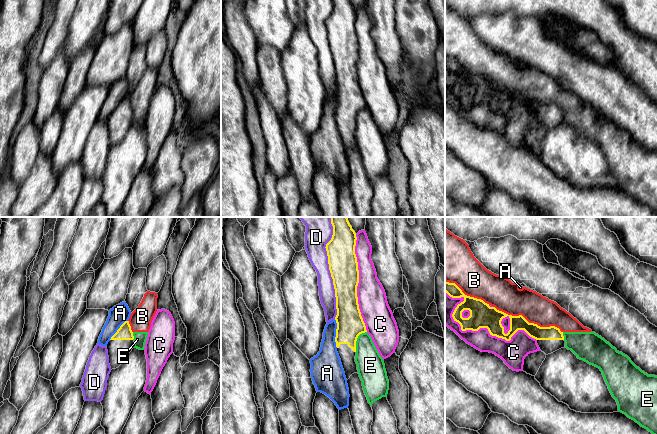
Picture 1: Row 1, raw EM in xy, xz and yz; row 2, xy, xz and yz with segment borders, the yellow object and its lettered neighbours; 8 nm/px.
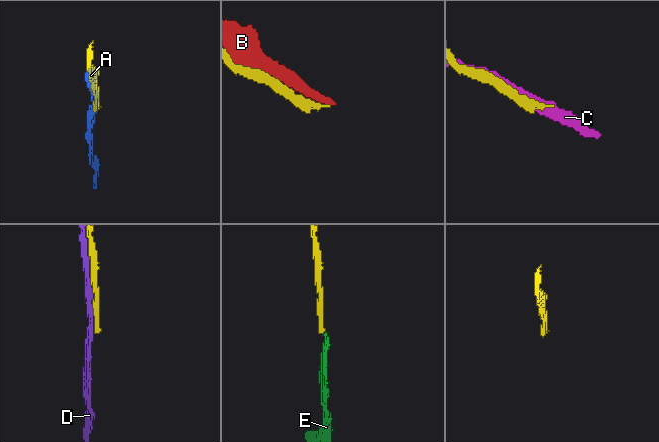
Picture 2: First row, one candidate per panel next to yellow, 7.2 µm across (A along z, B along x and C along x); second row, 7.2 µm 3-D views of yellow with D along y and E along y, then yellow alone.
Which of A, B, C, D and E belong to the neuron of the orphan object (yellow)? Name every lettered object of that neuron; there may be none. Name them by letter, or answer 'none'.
none

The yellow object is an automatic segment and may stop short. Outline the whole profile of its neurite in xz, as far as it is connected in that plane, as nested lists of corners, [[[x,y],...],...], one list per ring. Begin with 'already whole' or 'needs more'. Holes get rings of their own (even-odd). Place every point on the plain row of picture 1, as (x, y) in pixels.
needs more; [[[332,0],[333,11],[331,16],[326,20],[329,46],[333,55],[336,73],[337,99],[336,105],[336,123],[341,139],[345,148],[346,155],[357,149],[356,117],[360,110],[367,108],[365,99],[361,92],[358,80],[357,62],[359,59],[358,38],[355,30],[356,9],[350,0]]]

